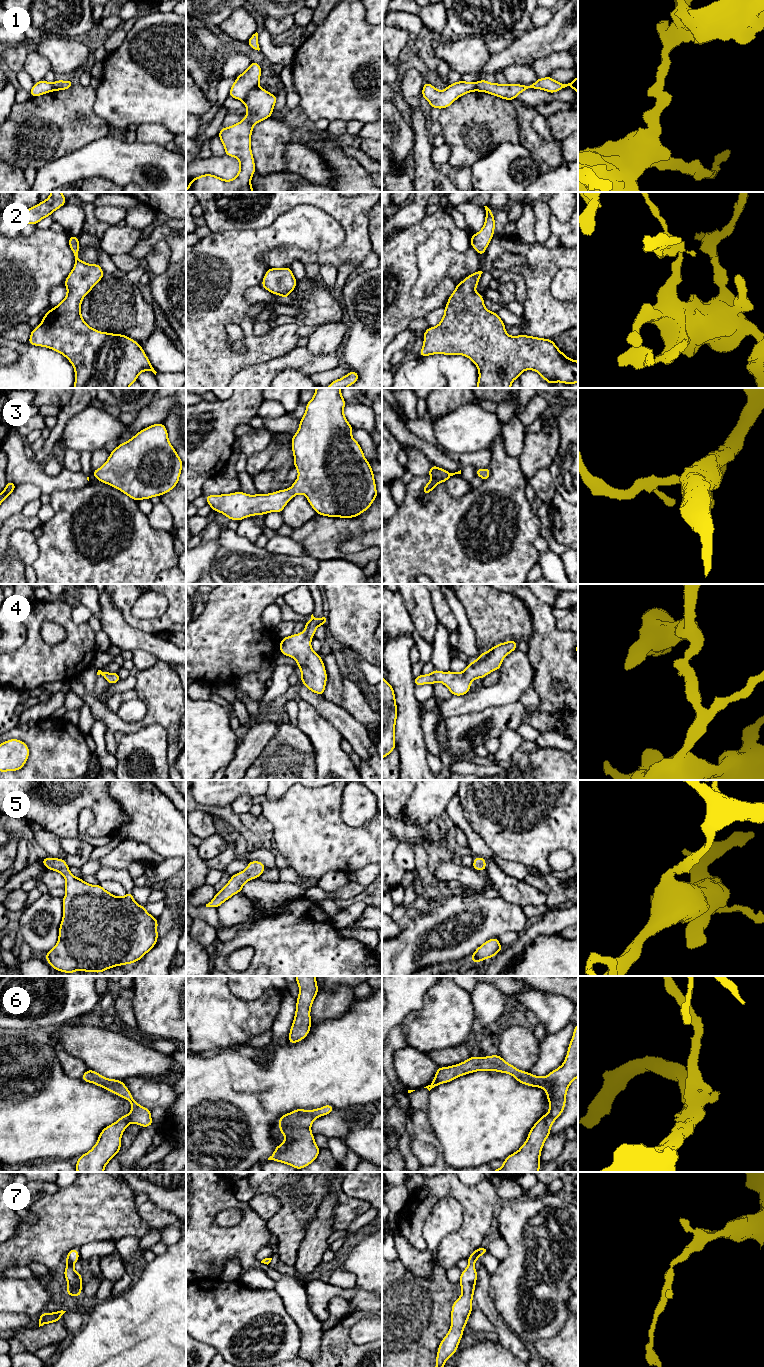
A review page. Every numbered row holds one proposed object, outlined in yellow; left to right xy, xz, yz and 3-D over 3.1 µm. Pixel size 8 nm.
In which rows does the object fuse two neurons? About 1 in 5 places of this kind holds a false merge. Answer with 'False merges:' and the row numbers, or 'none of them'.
False merges: 1

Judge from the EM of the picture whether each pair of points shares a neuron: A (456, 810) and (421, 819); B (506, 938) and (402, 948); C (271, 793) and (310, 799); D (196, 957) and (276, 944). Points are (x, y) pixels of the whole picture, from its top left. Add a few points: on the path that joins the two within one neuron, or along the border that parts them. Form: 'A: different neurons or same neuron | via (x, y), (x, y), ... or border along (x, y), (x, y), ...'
A: different neurons | border along (456, 791), (444, 810)
B: different neurons | border along (519, 932), (505, 931), (497, 937)
C: different neurons | border along (288, 790), (275, 799), (266, 797)
D: different neurons | border along (210, 957), (212, 965)

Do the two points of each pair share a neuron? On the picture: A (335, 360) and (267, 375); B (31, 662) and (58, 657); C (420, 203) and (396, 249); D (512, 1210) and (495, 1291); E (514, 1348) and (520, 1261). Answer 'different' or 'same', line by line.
A: same
B: same
C: different
D: same
E: different

